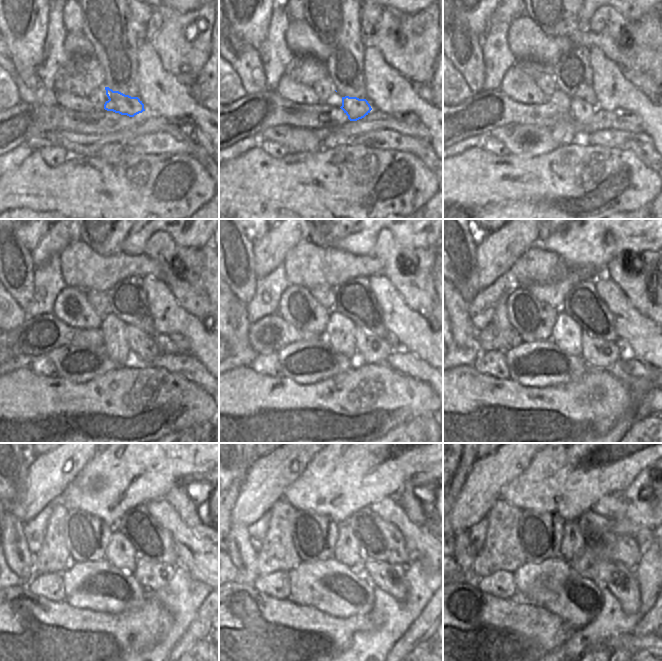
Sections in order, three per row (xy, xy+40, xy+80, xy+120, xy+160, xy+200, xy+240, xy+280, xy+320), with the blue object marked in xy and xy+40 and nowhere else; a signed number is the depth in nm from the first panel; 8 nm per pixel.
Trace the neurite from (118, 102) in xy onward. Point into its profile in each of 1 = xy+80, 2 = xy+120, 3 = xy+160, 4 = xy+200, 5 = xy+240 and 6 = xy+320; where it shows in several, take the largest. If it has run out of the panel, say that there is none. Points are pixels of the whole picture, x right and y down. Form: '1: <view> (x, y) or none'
1: xy+80 (582, 112)
2: xy+120 (144, 347)
3: xy+160 (371, 350)
4: xy+200 (598, 353)
5: xy+240 (152, 576)
6: xy+320 (620, 580)

